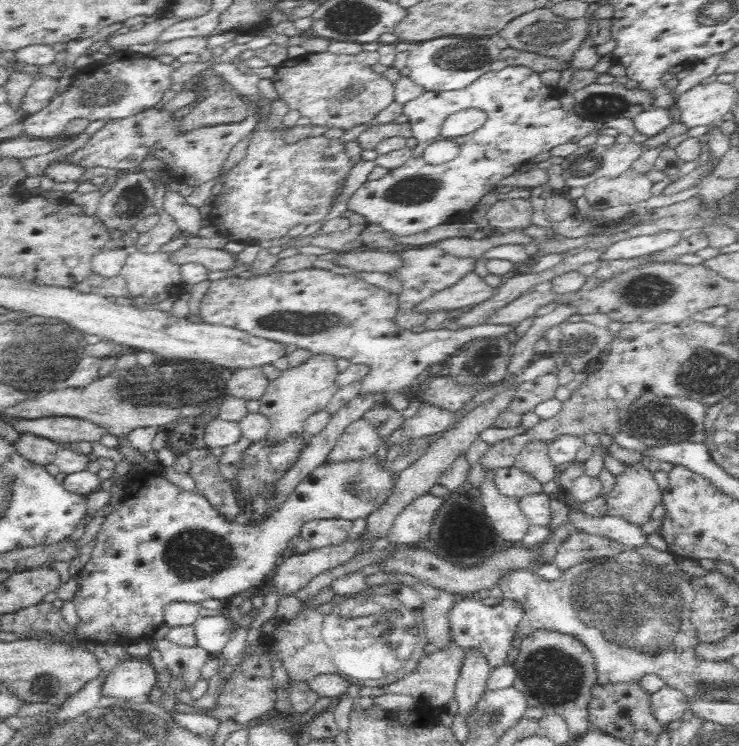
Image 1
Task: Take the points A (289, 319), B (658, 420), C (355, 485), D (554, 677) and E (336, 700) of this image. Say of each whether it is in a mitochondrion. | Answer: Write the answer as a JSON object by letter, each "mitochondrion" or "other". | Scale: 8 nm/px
{"A":"mitochondrion","B":"mitochondrion","C":"mitochondrion","D":"mitochondrion","E":"other"}

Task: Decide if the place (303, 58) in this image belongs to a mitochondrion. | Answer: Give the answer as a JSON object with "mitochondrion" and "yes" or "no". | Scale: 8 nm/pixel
{"mitochondrion":"no"}

